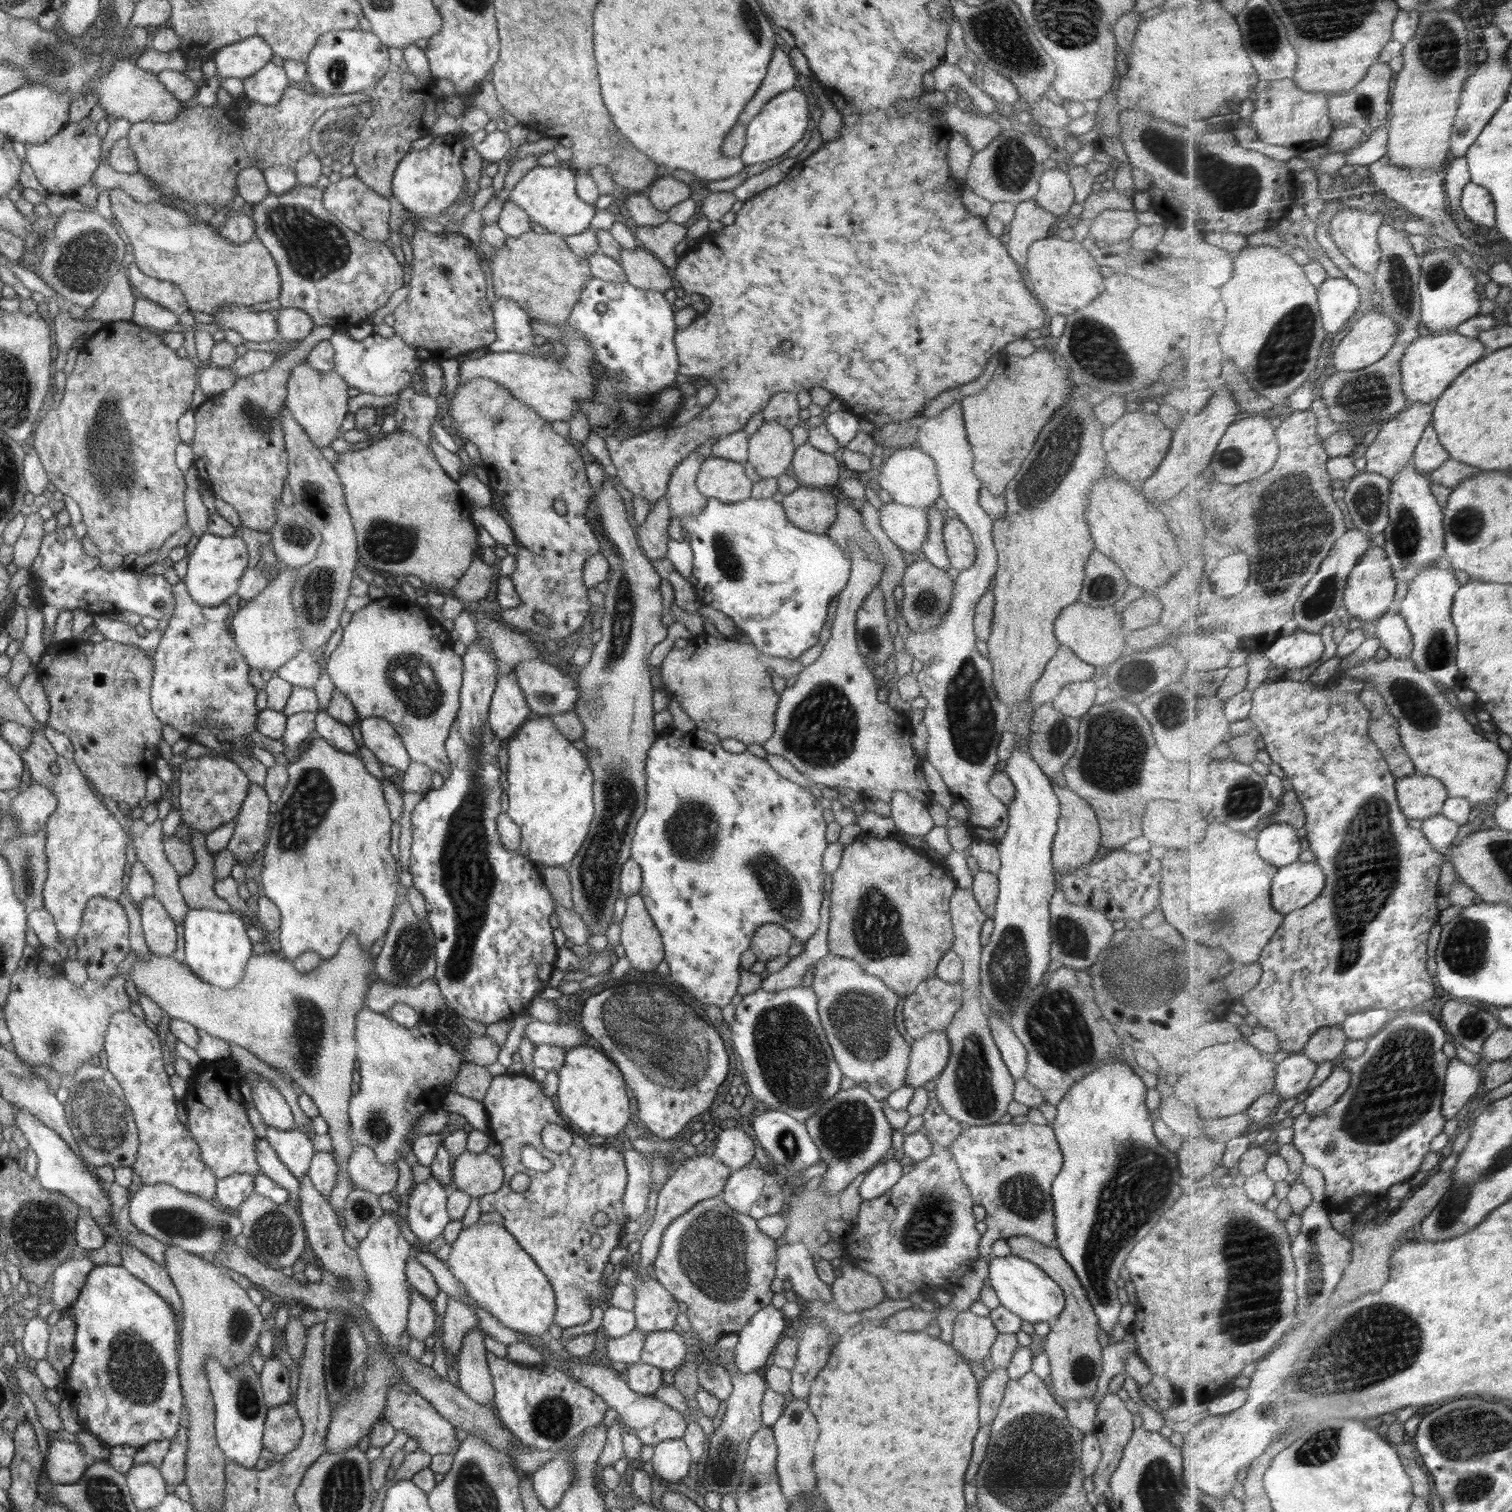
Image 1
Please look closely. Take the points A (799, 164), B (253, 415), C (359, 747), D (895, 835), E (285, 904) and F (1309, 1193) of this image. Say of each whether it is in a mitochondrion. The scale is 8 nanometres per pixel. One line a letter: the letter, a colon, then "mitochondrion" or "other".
A: other
B: mitochondrion
C: other
D: other
E: other
F: other

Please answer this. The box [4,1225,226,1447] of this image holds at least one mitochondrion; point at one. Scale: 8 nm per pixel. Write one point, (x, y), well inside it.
(134, 1370)

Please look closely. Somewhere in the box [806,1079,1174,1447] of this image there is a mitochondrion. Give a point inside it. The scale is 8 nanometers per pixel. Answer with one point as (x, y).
(847, 1129)

